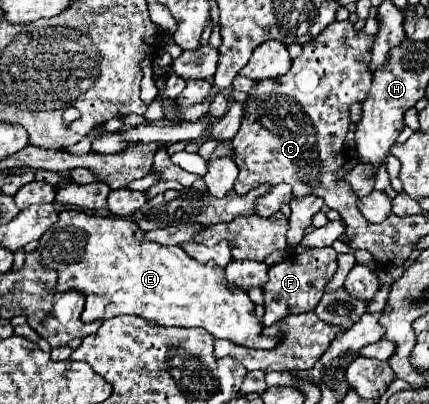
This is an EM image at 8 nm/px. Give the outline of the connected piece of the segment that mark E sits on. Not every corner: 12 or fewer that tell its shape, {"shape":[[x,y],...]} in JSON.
{"shape":[[62,211],[38,249],[84,323],[136,315],[274,349],[222,267]]}

